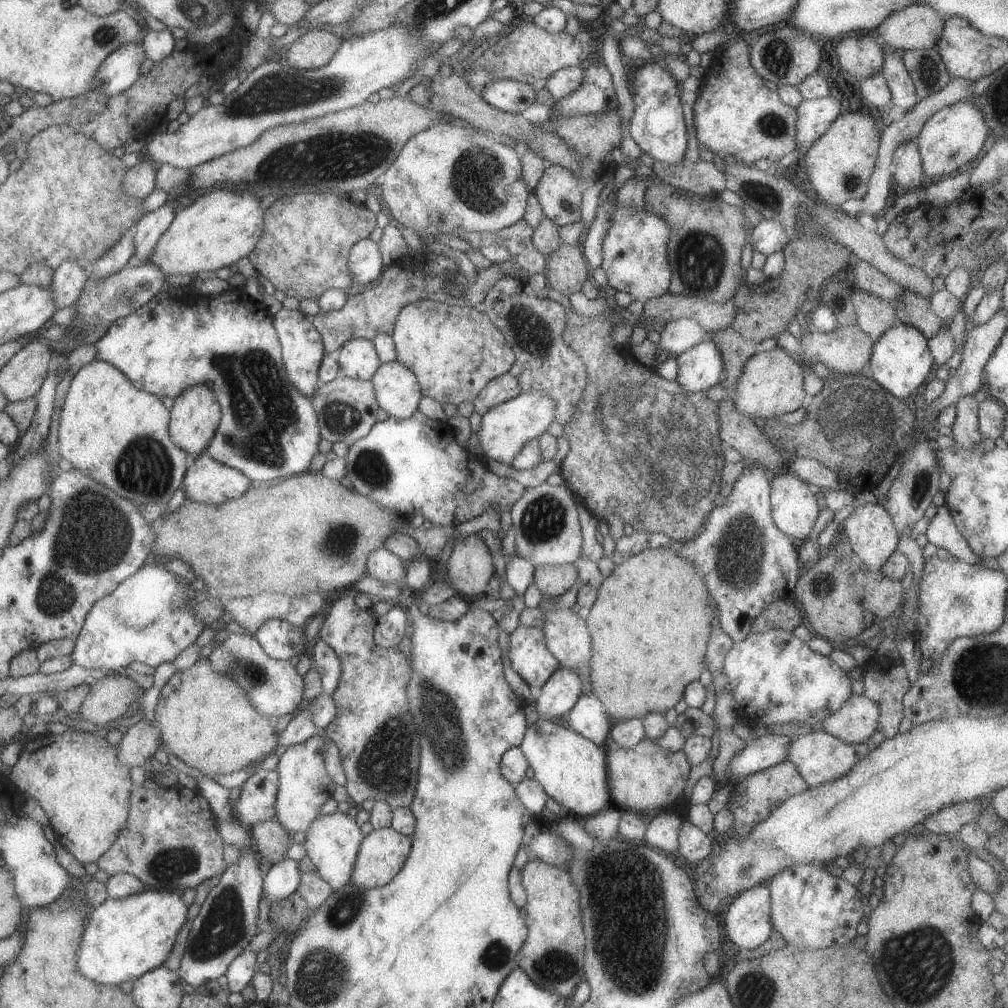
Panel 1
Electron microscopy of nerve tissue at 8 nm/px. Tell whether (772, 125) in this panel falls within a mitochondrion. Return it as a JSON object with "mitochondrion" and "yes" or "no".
{"mitochondrion":"yes"}

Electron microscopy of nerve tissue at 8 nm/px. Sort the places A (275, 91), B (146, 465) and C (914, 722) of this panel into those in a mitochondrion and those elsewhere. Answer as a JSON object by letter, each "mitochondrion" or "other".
{"A":"mitochondrion","B":"mitochondrion","C":"other"}

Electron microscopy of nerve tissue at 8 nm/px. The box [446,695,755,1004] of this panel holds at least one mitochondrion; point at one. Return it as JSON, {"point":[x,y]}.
{"point":[630,939]}

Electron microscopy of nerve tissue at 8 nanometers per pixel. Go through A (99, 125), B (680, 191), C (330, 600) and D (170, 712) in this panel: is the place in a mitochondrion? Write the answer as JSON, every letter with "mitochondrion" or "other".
{"A":"other","B":"other","C":"other","D":"other"}

